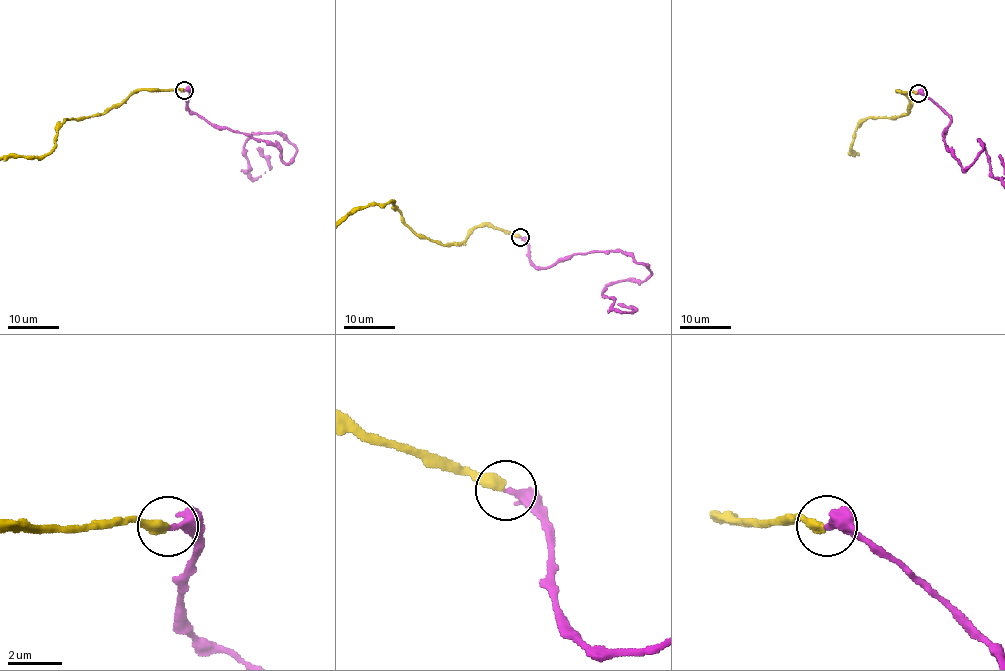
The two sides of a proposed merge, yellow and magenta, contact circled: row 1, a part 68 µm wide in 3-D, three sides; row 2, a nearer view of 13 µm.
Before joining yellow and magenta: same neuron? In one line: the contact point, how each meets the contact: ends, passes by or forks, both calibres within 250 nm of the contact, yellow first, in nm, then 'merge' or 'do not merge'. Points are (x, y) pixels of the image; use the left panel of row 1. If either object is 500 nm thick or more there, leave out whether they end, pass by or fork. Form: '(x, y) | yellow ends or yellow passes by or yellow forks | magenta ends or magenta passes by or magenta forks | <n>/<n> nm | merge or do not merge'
(184, 90) | yellow ends | magenta ends | 400/300 nm | merge

